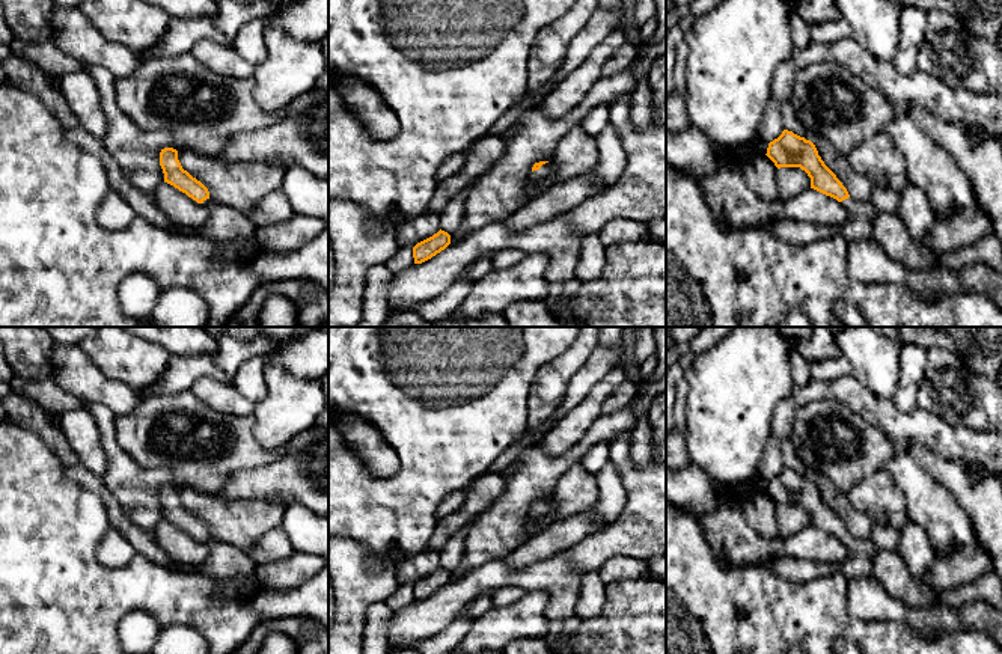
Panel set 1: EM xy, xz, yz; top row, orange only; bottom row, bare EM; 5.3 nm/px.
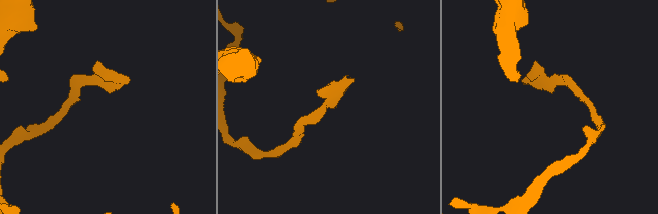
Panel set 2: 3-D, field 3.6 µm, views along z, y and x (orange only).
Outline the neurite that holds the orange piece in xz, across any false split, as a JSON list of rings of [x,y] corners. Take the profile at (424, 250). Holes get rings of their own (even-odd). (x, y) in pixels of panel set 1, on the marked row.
[[[440,229],[437,234],[417,243],[413,247],[414,264],[422,264],[431,259],[432,256],[444,250],[449,244],[451,244],[451,235]]]

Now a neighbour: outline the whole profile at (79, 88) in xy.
[[[74,71],[59,77],[59,87],[77,116],[80,127],[90,136],[104,139],[107,119],[99,105],[99,93],[93,78],[84,71]]]

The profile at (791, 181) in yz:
[[[781,167],[776,170],[777,202],[787,202],[811,188],[811,178],[800,167]]]

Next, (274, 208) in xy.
[[[280,187],[262,197],[259,203],[247,214],[256,226],[282,223],[292,215],[294,211]]]

